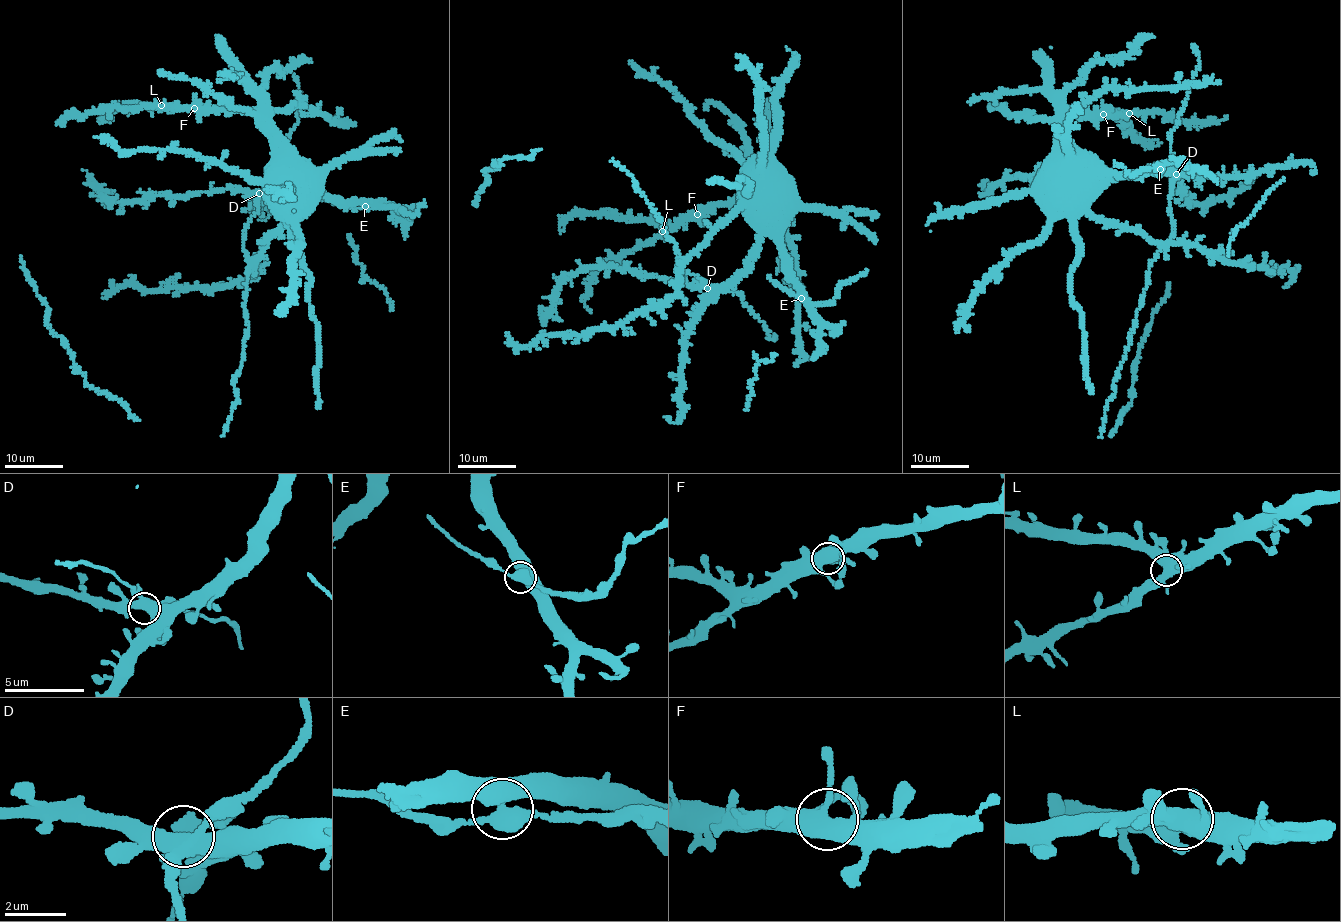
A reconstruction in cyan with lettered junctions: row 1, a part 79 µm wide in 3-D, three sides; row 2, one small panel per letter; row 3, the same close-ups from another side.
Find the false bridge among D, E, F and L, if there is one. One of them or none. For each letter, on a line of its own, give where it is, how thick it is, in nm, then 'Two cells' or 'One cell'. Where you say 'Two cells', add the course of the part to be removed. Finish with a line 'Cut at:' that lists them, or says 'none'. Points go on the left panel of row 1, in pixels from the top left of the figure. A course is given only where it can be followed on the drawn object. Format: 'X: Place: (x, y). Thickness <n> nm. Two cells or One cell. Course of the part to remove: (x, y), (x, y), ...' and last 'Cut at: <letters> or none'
D: Place: (259, 193). Thickness 440 nm. One cell
E: Place: (365, 206). Thickness 550 nm. Two cells. Course of the part to remove: (365, 206), (397, 206), (405, 213), (414, 215), (425, 200)
F: Place: (194, 108). Thickness 480 nm. One cell
L: Place: (161, 105). Thickness 550 nm. One cell
Cut at: E

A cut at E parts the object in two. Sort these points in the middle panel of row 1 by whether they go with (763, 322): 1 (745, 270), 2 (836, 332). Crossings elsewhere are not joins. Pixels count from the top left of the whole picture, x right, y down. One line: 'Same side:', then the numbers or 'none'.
Same side: 1, 2

